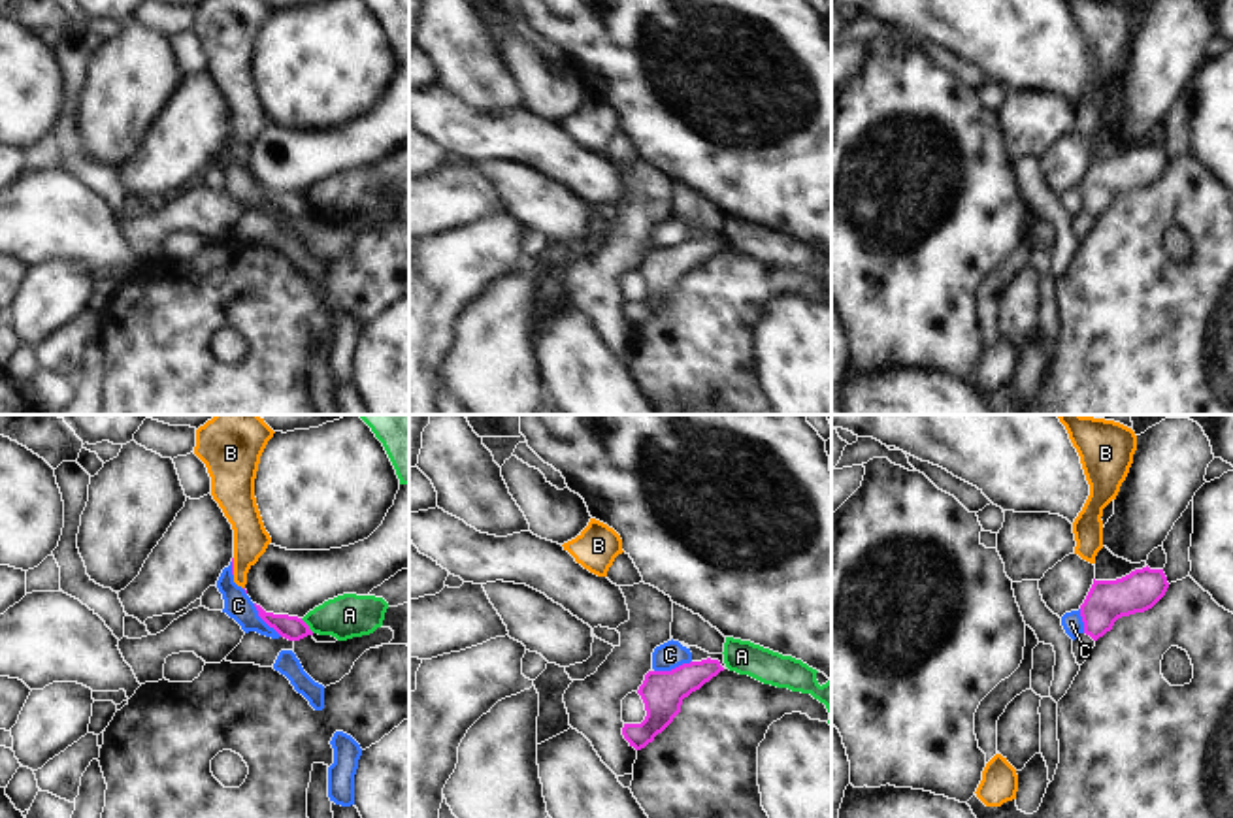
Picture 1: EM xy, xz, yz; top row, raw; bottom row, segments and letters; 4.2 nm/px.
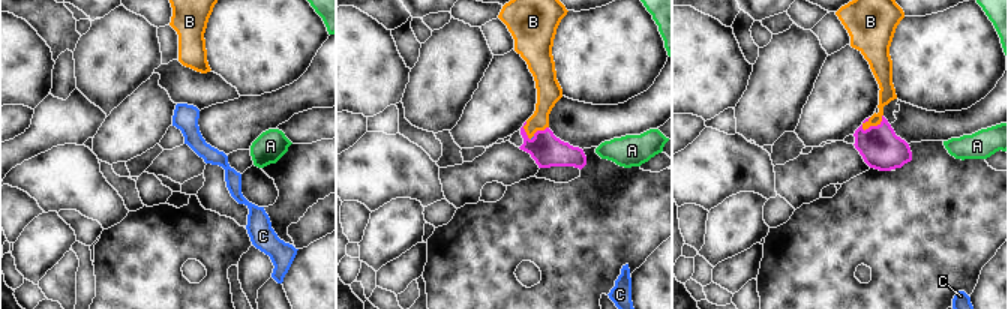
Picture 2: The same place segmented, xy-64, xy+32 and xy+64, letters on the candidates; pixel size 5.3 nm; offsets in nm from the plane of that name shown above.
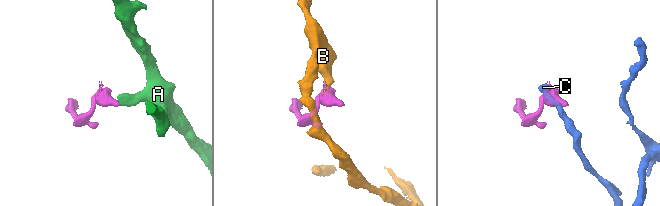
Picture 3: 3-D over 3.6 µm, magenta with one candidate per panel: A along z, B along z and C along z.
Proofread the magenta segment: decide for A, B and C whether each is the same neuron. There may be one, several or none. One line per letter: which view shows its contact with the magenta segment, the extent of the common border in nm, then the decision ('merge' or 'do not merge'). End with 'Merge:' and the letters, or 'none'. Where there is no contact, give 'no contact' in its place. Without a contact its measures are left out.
A: contact in xy; length 90 nm; do not merge
B: contact in xy; length 70 nm; merge
C: contact in xz; length 170 nm; do not merge
Merge: B

